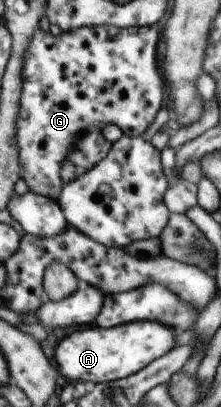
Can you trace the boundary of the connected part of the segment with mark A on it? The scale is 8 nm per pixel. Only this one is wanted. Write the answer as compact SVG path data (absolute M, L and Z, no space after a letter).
M136 320L108 329L94 324L64 336L54 350L54 360L57 370L68 380L88 385L108 383L127 378L163 357L174 348L175 333L172 328L150 320Z

